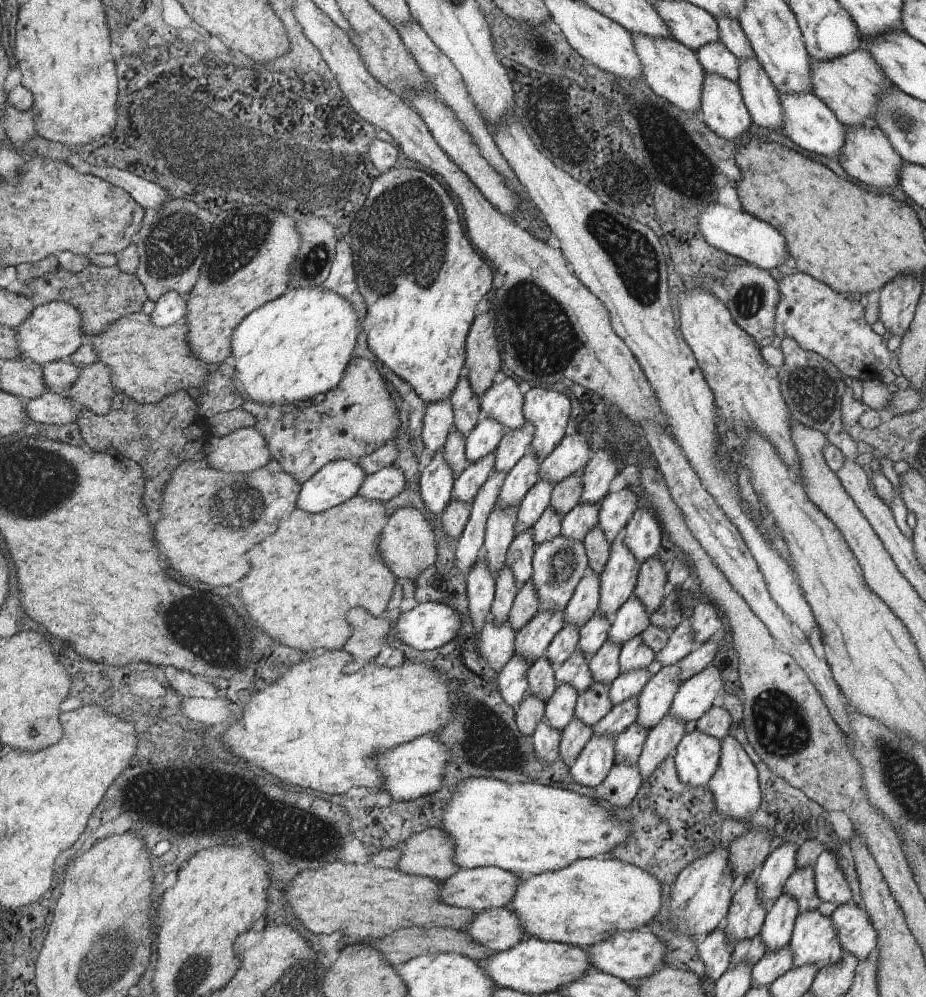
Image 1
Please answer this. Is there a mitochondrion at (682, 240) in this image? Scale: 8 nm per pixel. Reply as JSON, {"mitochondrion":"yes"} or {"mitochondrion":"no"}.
{"mitochondrion":"no"}

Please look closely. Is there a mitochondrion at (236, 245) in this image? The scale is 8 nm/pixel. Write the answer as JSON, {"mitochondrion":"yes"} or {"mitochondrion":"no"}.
{"mitochondrion":"yes"}

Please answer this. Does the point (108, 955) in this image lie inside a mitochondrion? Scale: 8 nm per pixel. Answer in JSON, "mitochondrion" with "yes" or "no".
{"mitochondrion":"yes"}

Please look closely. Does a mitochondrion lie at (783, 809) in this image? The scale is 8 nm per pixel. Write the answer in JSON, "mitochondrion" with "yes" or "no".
{"mitochondrion":"no"}

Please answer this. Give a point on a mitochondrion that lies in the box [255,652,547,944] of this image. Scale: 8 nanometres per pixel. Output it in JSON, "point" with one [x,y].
{"point":[490,742]}

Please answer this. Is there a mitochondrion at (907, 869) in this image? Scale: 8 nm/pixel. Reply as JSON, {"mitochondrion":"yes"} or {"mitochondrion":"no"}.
{"mitochondrion":"no"}

